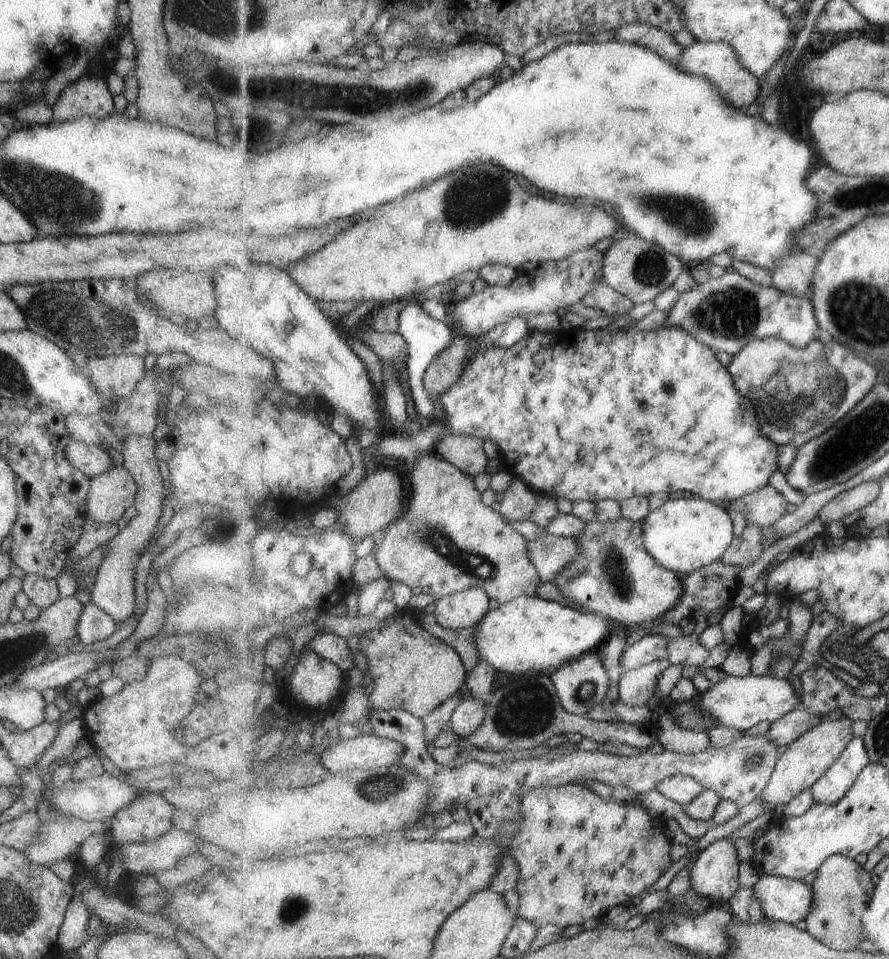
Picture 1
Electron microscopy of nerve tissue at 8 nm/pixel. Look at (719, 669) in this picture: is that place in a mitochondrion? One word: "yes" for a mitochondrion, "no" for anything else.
no

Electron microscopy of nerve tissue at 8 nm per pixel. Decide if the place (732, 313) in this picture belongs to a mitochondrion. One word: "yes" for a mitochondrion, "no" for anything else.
yes

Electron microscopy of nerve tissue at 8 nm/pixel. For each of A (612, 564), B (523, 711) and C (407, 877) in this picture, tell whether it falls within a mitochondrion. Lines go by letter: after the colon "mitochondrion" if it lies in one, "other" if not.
A: mitochondrion
B: mitochondrion
C: other

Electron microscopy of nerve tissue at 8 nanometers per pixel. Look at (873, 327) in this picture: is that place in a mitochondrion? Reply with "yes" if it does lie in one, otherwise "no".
yes

